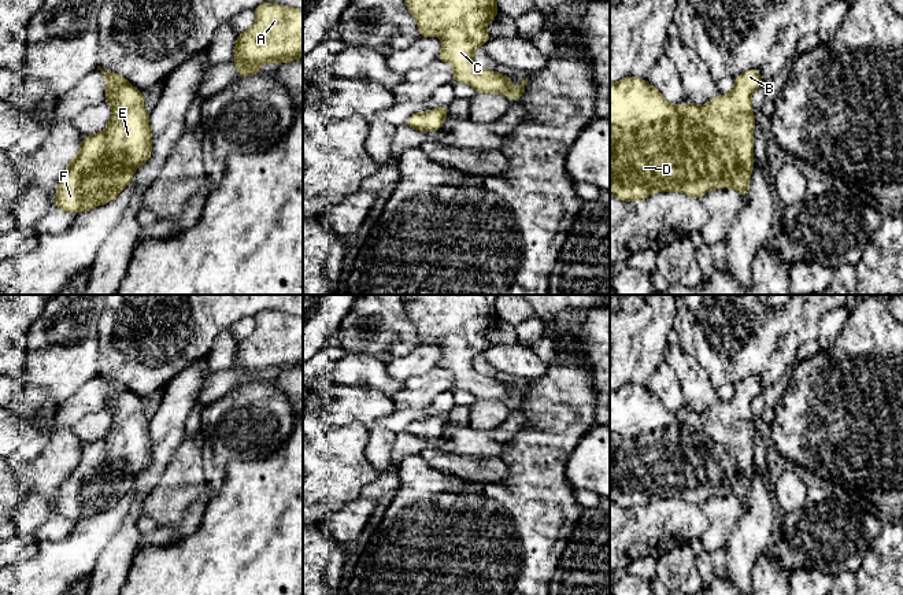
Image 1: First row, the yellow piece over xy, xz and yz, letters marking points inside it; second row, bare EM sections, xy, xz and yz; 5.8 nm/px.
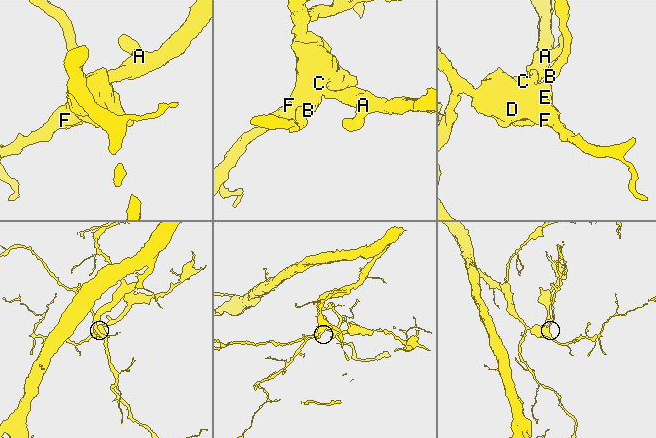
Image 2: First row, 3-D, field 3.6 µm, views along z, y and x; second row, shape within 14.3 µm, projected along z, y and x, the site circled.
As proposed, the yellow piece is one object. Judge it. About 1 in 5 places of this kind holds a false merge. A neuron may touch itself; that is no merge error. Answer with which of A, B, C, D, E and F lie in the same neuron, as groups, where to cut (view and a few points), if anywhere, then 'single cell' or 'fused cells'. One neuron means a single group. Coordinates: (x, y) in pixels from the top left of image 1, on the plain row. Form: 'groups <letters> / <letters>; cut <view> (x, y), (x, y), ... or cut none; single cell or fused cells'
groups A B C D E F; cut none; single cell

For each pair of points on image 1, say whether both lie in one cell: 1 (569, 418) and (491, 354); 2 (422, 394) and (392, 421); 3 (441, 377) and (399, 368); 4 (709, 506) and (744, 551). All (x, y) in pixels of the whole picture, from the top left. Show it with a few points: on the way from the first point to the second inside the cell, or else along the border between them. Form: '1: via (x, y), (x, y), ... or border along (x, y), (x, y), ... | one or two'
1: border along (550, 368), (529, 381) | two
2: border along (435, 396), (422, 407), (395, 410) | two
3: border along (436, 365), (421, 374), (413, 374), (404, 383) | two
4: border along (743, 506), (741, 516), (724, 549) | two

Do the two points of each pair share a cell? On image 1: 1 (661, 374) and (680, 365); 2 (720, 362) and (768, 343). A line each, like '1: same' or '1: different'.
1: different
2: same

